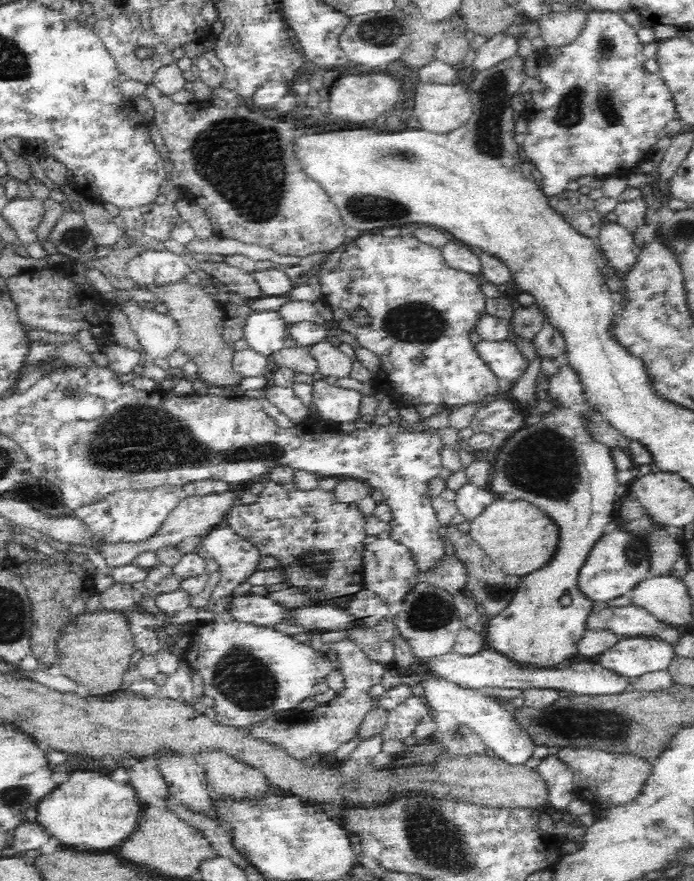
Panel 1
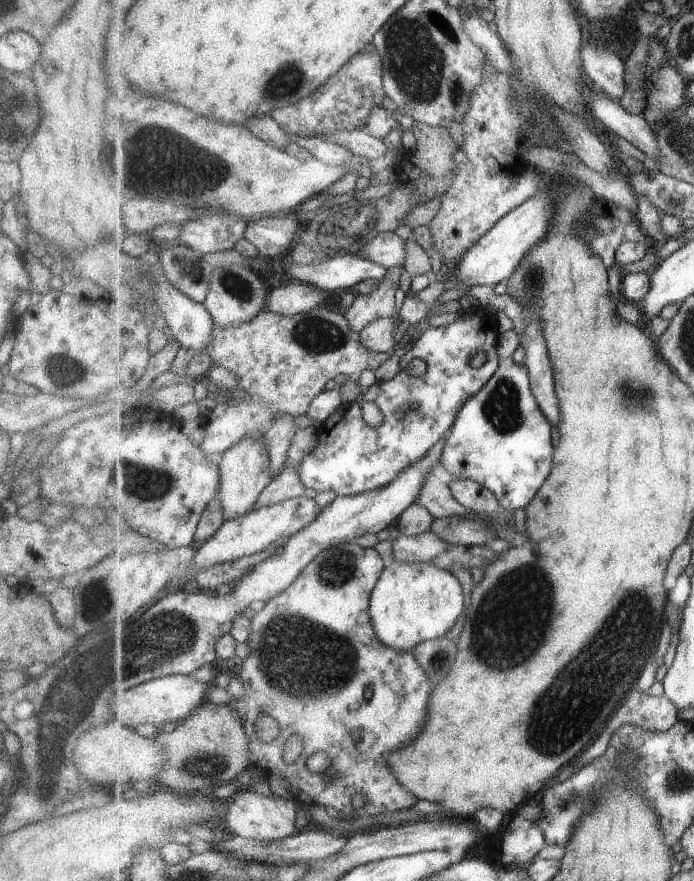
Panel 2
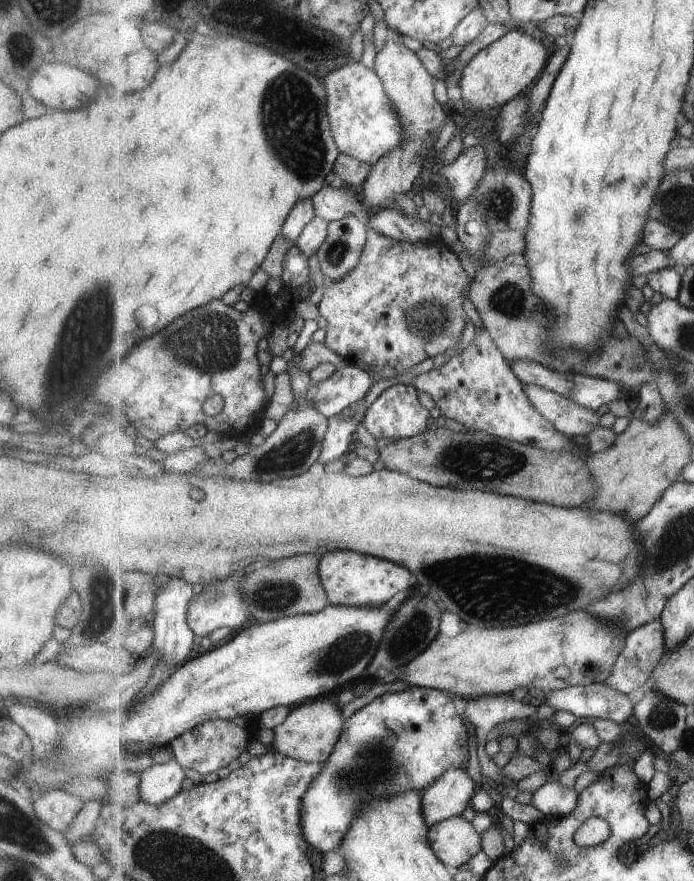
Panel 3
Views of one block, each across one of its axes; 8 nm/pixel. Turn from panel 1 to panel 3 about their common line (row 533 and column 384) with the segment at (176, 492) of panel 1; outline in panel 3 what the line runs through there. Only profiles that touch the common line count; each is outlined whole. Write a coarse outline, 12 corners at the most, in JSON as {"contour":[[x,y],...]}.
{"contour":[[374,69],[329,72],[340,153],[373,166],[404,142]]}

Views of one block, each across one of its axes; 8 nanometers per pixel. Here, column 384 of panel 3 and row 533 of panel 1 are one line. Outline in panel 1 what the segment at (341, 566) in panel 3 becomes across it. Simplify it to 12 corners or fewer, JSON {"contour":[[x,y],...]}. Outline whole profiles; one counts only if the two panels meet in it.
{"contour":[[566,362],[554,408],[493,450],[488,486],[558,524],[552,558],[489,617],[492,647],[577,658],[579,587],[621,502],[599,410]]}

